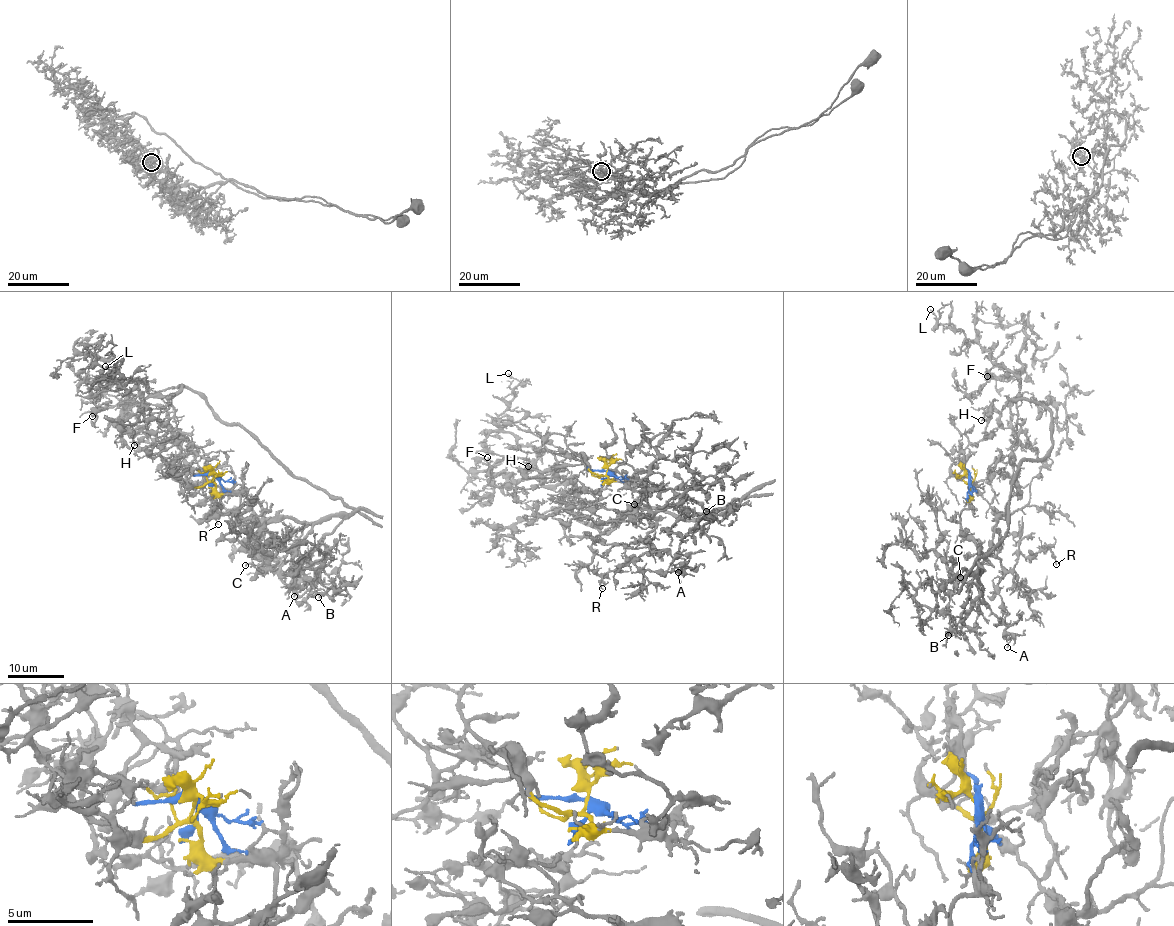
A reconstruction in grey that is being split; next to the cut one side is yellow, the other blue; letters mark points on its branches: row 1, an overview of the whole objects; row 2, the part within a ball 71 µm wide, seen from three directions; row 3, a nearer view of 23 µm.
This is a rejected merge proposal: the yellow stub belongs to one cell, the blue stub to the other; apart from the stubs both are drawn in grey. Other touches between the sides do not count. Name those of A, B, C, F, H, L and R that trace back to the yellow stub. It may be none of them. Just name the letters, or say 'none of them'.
A, B, C, R

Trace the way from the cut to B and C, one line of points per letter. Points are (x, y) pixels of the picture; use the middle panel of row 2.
B: (607, 473), (611, 481), (632, 477), (628, 483), (650, 509), (732, 509), (726, 518), (699, 520), (706, 510)
C: (607, 473), (611, 481), (632, 477), (628, 483), (652, 511), (705, 511), (671, 489), (656, 489), (634, 504)

